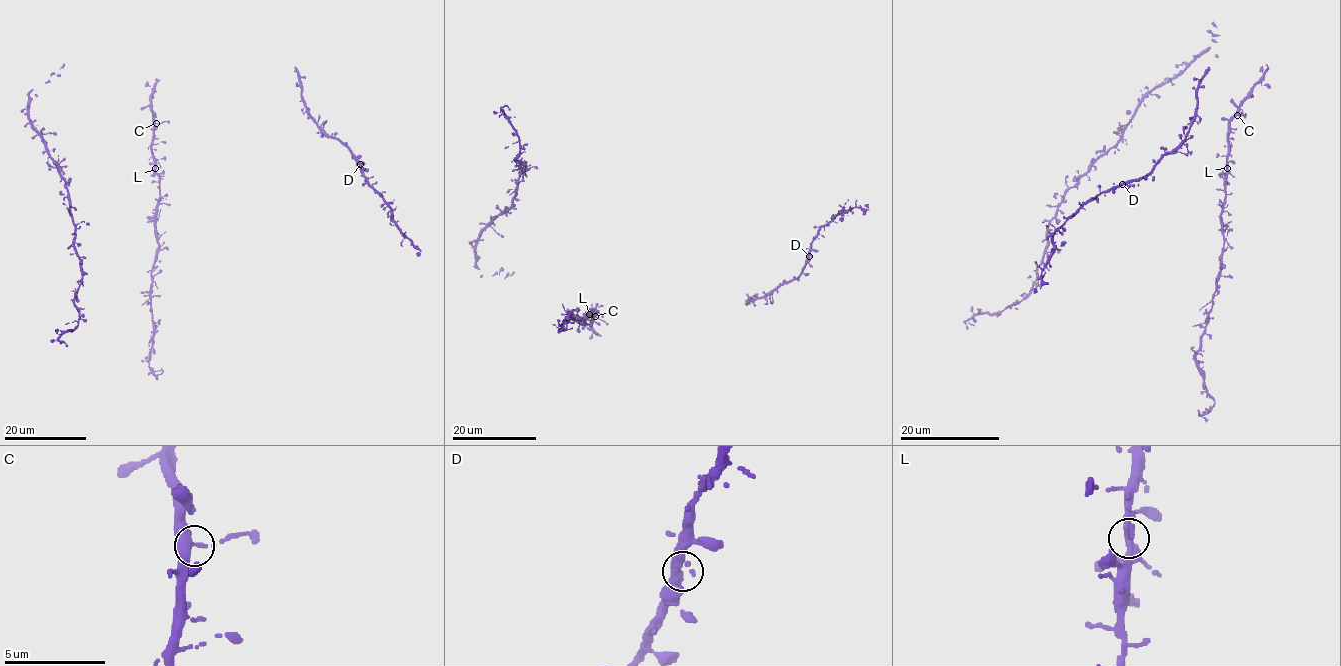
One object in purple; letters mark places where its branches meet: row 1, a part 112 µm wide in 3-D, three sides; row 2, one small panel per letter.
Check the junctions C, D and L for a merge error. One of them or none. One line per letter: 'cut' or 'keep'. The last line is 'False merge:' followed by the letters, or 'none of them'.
C: keep
D: keep
L: keep
False merge: none of them

